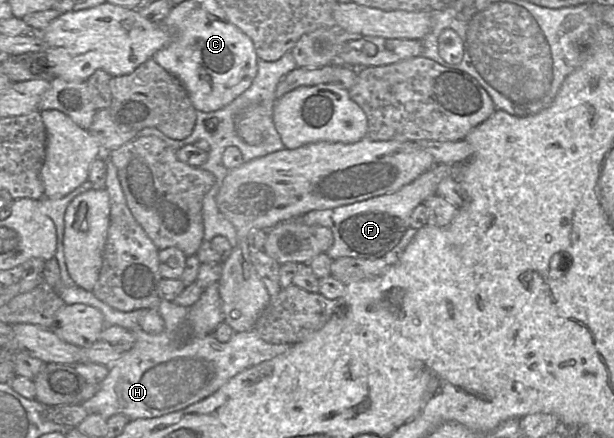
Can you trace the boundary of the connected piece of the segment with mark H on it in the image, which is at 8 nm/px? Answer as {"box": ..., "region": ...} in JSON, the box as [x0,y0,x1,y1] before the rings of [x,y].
{"box":[81,300,292,421],"region":[[[160,300],[154,309],[165,321],[166,328],[161,336],[145,340],[145,343],[144,338],[135,336],[133,347],[110,366],[95,395],[81,403],[89,414],[99,414],[105,420],[123,414],[133,421],[183,410],[213,395],[240,372],[284,353],[292,345],[270,344],[254,331],[249,331],[233,333],[227,343],[220,343],[209,334],[180,346],[174,341],[175,333],[189,308]]]}

